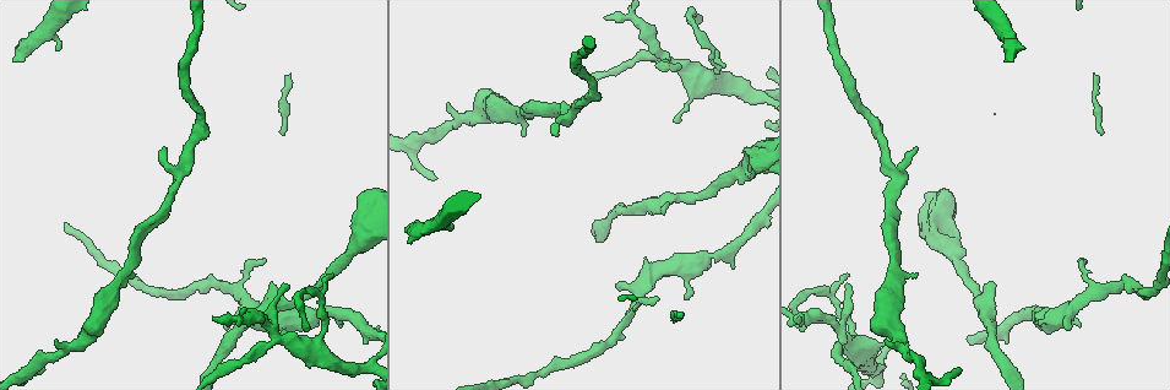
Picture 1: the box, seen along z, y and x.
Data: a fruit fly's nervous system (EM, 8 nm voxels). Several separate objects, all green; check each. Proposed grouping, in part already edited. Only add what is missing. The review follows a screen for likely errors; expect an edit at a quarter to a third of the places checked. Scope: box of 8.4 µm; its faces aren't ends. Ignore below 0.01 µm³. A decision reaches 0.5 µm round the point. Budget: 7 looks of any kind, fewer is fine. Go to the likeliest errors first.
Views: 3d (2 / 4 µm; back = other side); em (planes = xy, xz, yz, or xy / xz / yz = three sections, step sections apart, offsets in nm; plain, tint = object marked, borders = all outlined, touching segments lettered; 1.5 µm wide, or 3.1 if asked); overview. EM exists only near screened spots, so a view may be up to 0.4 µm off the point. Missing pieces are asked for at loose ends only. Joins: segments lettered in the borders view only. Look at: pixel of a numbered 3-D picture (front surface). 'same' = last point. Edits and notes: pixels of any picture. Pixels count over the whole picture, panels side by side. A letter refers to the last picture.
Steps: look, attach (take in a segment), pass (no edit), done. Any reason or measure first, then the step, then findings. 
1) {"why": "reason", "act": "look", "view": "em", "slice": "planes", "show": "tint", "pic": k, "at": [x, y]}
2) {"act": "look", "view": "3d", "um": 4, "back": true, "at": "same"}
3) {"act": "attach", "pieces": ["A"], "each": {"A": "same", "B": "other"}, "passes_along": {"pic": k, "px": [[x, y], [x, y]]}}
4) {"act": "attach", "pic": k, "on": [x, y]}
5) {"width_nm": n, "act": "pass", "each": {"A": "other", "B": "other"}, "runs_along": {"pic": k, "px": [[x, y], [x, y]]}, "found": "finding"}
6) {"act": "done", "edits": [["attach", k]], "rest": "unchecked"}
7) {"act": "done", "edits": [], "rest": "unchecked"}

{"why": "branch stops here", "act": "look", "view": "3d", "um": 4, "pic": 1, "at": [664, 210]}

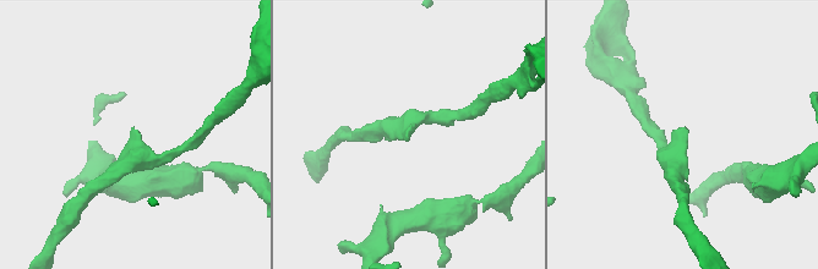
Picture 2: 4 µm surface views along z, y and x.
{"why": "now the EM", "act": "look", "view": "em", "slice": "xz", "step": 8, "show": "borders", "pic": 2, "at": [685, 129]}

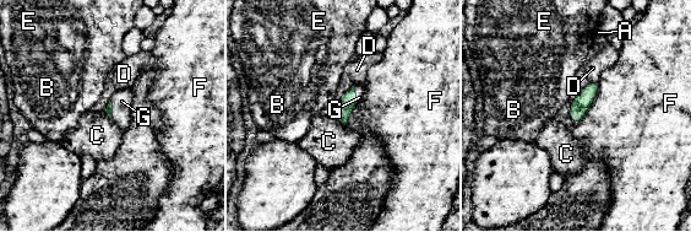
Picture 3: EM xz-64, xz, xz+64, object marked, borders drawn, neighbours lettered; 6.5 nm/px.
{"act": "look", "view": "em", "slice": "planes", "show": "borders", "at": "same"}

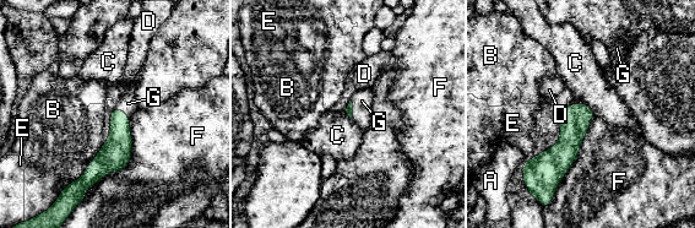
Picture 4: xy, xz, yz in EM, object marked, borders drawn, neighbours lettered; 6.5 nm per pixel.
{"act": "attach", "pieces": ["G"], "each": {"A": "other", "B": "other", "C": "other", "D": "other", "E": "other", "F": "other", "G": "same"}, "found": "the neuron continues"}

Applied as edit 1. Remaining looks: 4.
{"why": "thick end", "act": "look", "view": "em", "slice": "yz", "step": 8, "show": "tint", "pic": 1, "at": [1065, 328]}

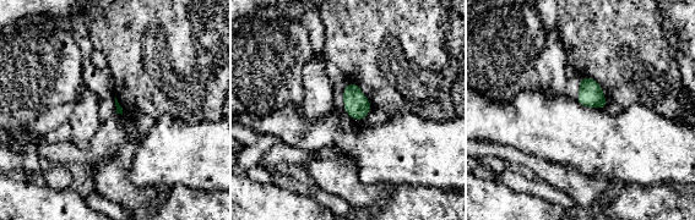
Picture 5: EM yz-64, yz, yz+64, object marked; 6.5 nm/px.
{"act": "look", "view": "em", "slice": "planes", "show": "borders", "at": "same"}

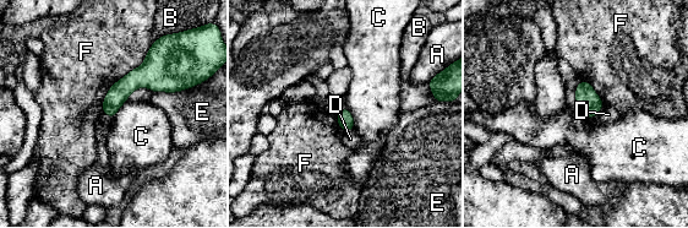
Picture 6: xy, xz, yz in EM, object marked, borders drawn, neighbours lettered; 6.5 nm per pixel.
{"act": "pass", "each": {"A": "other", "B": "other", "C": "other", "D": "other", "E": "other", "F": "other"}, "border": {"pic": 6, "px": [[347, 107], [351, 114], [354, 129]]}, "found": "no lettered segment goes on from it"}

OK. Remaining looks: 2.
{"act": "look", "view": "em", "slice": "planes", "show": "borders", "pic": 1, "at": [1083, 261]}

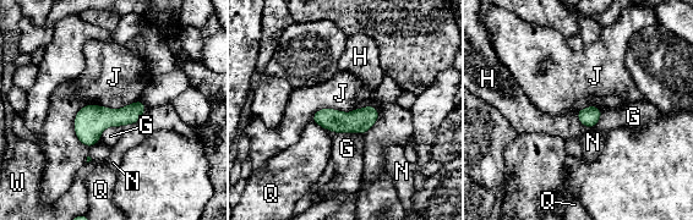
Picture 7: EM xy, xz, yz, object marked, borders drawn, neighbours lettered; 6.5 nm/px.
{"longest_contact_nm": ["J", 500], "act": "pass", "each": {"G": "other", "H": "other", "J": "other", "N": "other", "Q": "other", "W": "other"}, "border": {"pic": 7, "px": [[140, 99], [85, 105], [77, 139]]}, "found": "none of them fits"}

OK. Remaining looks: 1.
{"act": "done", "edits": [["attach", 4]], "rest": "unchecked"}

